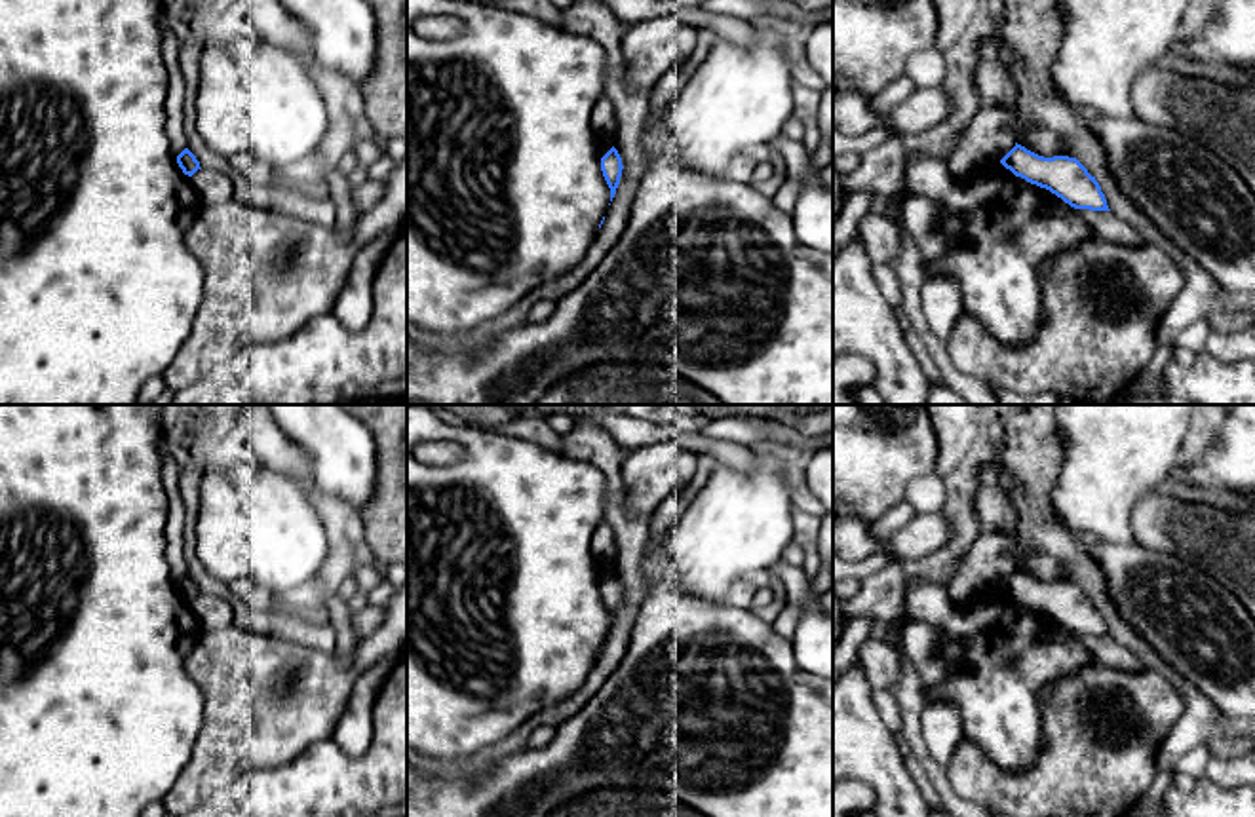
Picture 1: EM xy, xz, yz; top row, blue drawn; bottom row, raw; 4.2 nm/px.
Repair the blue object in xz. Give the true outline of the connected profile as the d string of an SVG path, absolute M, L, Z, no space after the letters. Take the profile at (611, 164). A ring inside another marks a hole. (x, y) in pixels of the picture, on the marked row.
M612 146L603 158L601 158L601 171L603 177L610 188L610 201L616 194L616 188L620 184L620 177L622 177L622 158L618 154L618 150Z

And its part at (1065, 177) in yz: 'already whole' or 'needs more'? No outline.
already whole

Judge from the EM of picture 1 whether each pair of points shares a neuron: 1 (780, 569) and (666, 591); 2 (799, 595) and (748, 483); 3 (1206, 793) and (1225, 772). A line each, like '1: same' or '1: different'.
1: different
2: different
3: different

